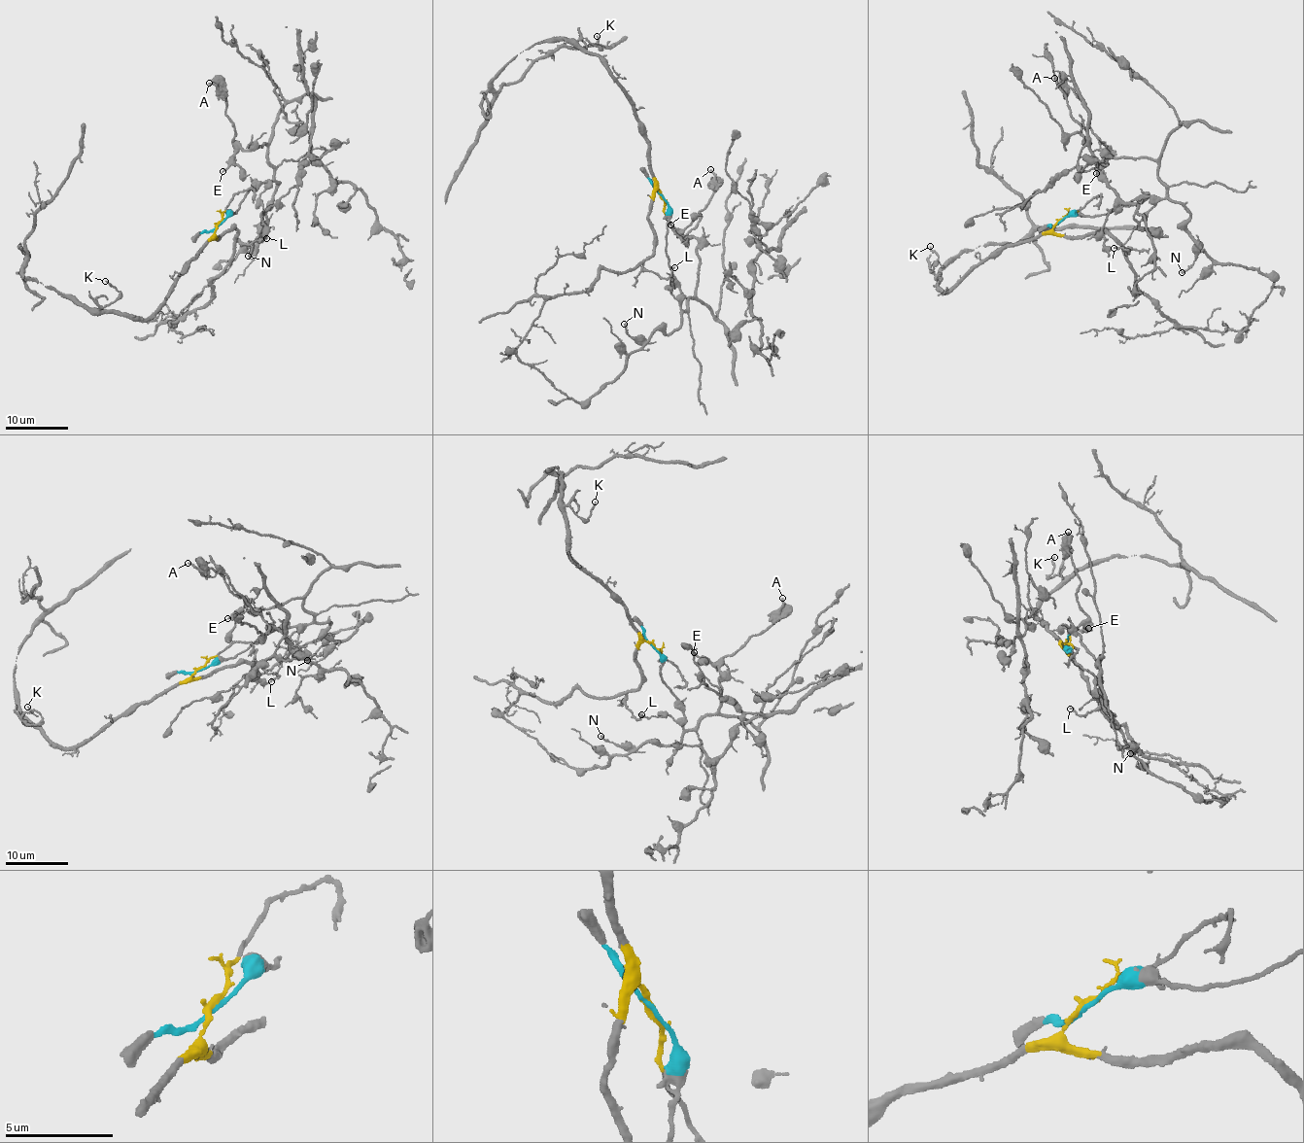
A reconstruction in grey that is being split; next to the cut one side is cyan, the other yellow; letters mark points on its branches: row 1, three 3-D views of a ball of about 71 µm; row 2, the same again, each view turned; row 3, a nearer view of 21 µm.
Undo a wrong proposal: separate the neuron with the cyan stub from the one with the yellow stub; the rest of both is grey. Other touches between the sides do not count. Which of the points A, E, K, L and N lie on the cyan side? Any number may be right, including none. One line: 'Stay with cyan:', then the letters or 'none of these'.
Stay with cyan: A, E, N

